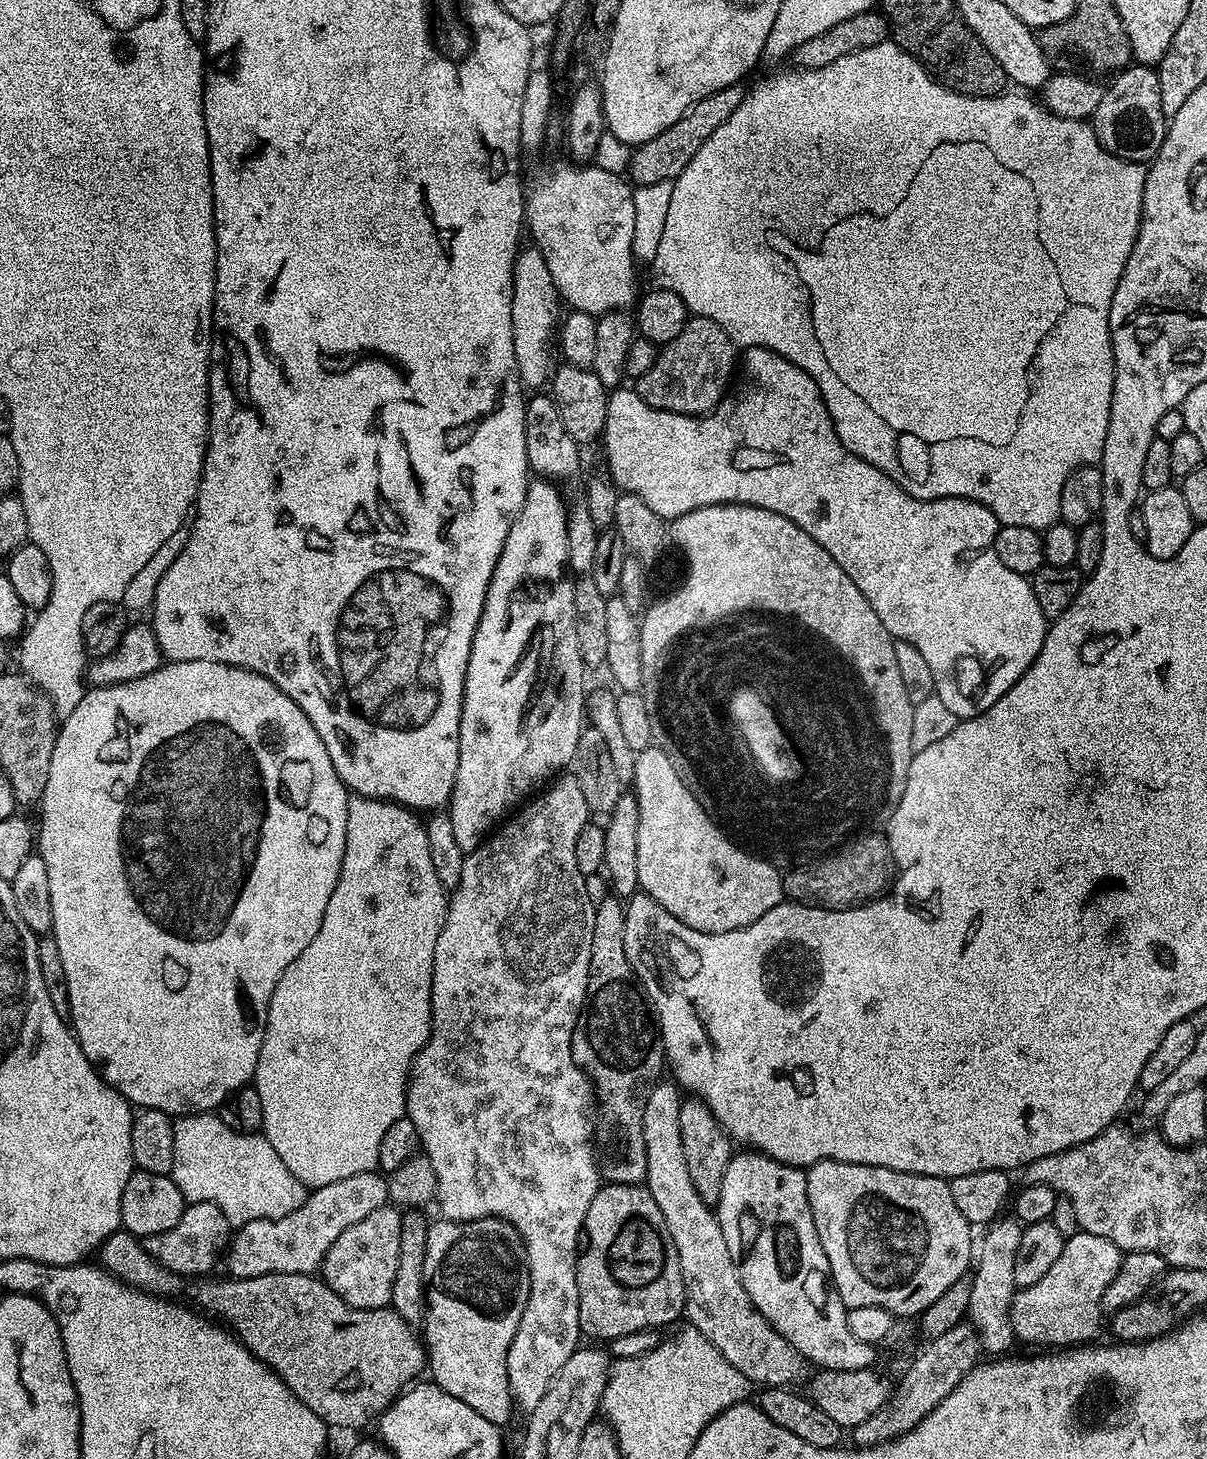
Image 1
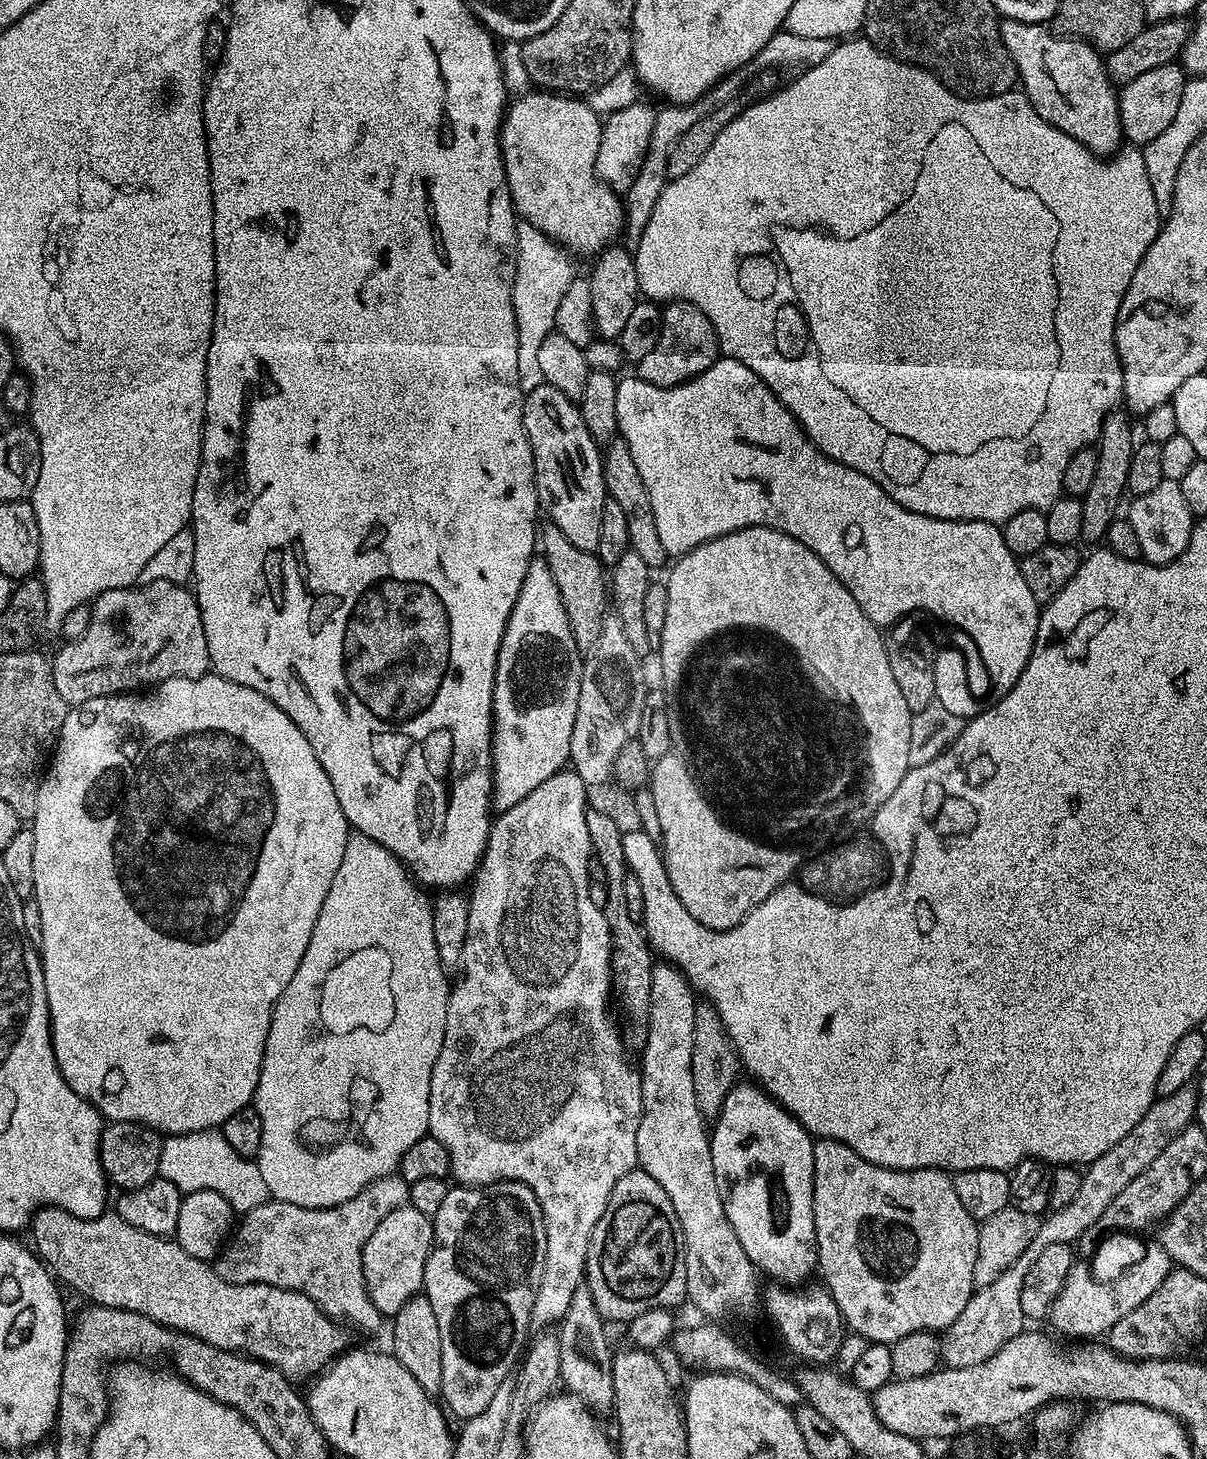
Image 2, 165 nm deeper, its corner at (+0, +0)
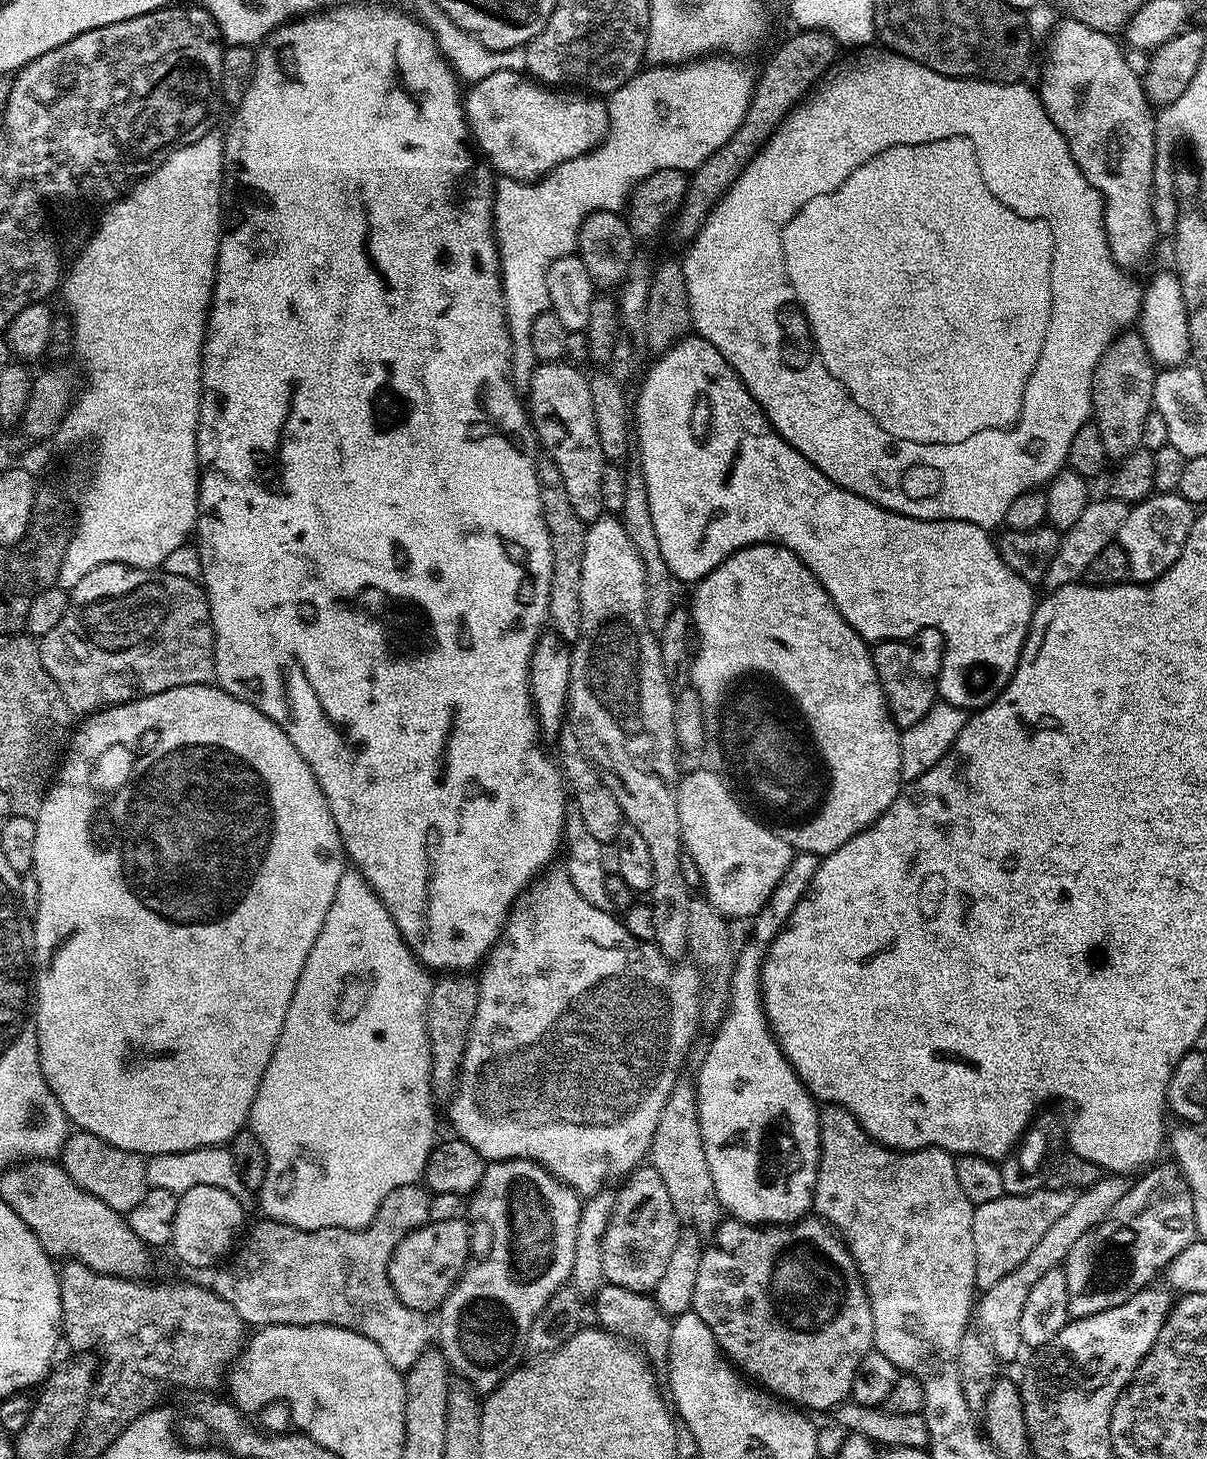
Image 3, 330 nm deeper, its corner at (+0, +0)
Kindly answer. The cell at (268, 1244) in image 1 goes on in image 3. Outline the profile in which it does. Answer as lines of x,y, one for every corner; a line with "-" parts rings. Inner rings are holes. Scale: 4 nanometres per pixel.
414,1183
390,1190
390,1194
386,1194
386,1202
382,1202
378,1214
365,1228
323,1228
311,1232
277,1220
261,1219
261,1224
247,1229
249,1232
248,1237
247,1232
243,1237
244,1245
235,1249
234,1255
223,1265
225,1268
210,1281
210,1287
223,1300
230,1302
234,1310
238,1310
245,1325
329,1324
354,1330
370,1338
370,1342
378,1342
382,1354
386,1354
386,1362
390,1362
390,1366
397,1368
401,1374
407,1373
414,1362
418,1362
420,1355
429,1351
429,1317
406,1306
398,1294
394,1294
388,1267
398,1242
402,1242
402,1238
406,1238
406,1234
415,1228
429,1223
430,1202
427,1187

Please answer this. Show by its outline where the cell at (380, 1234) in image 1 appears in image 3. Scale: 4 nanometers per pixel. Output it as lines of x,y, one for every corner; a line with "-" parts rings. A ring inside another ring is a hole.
457,1218
448,1221
434,1221
415,1228
394,1250
388,1267
390,1286
394,1294
406,1306
425,1314
439,1309
440,1303
448,1296
448,1291
464,1273
468,1265
470,1234
467,1219

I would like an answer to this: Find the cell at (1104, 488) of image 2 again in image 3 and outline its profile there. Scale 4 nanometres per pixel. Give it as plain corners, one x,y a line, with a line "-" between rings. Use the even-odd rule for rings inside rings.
1136,330
1121,331
1102,354
1092,375
1092,416
1102,434
1109,461
1119,462
1140,447
1146,414
1154,410
1152,395
1157,371
1152,355

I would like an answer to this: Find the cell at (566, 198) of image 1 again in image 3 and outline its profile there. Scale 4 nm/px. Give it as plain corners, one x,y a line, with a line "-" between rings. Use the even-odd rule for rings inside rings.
518,72
482,78
467,89
463,101
468,130
479,155
509,180
540,180
562,162
597,148
608,134
608,106
603,99
553,90

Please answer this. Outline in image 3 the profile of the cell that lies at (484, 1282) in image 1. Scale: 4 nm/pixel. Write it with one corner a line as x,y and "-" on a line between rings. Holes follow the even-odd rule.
498,1160
489,1163
484,1170
482,1182
476,1187
466,1204
466,1219
468,1222
468,1233
470,1234
470,1250
468,1251
468,1265
464,1267
464,1273
456,1281
456,1285
448,1291
448,1296
438,1309
440,1316
440,1344
439,1351
443,1352
449,1369
456,1372
463,1383
472,1387
472,1391
477,1394
487,1394
496,1389
505,1378
513,1372
521,1363
520,1355
525,1355
530,1326
534,1326
534,1318
550,1302
550,1298
569,1283
572,1267
574,1266
574,1234
578,1234
578,1218
580,1217
581,1197
577,1196
576,1191
567,1188
560,1183
555,1176
532,1160

